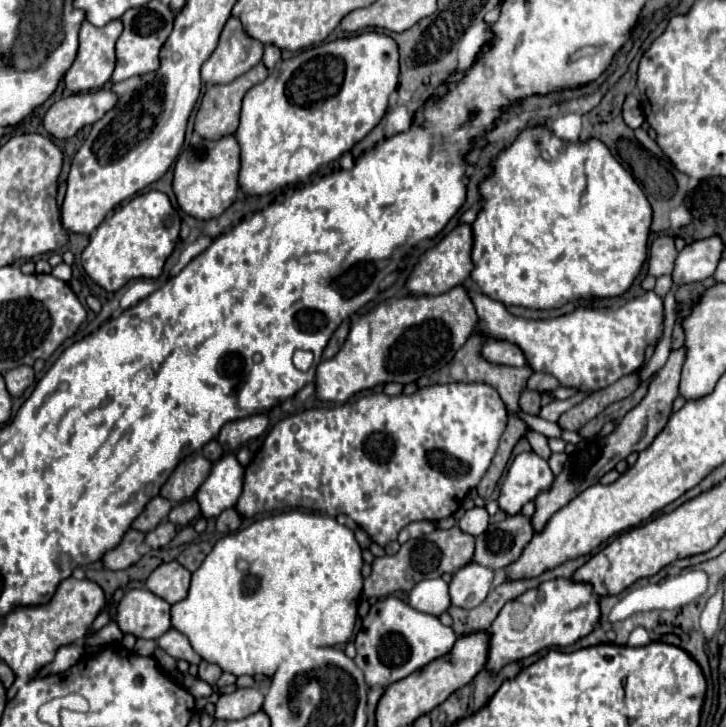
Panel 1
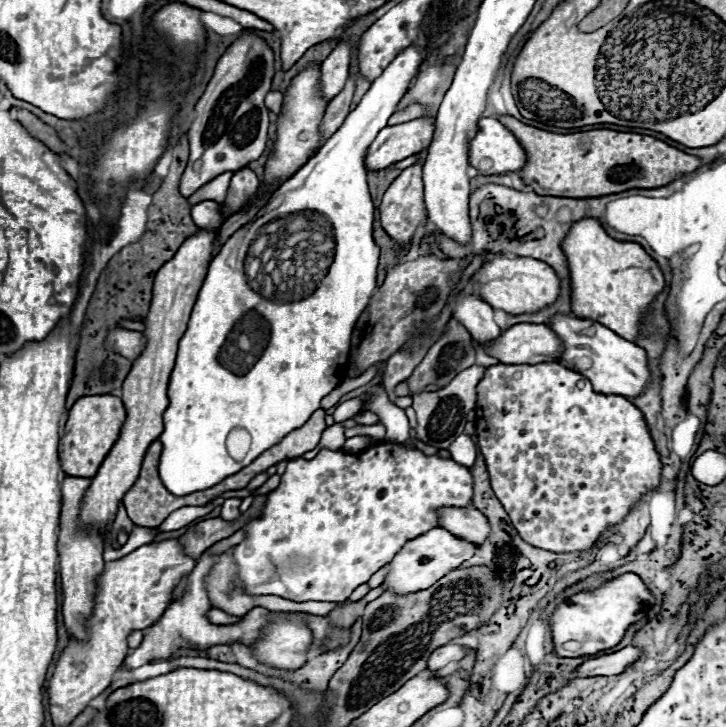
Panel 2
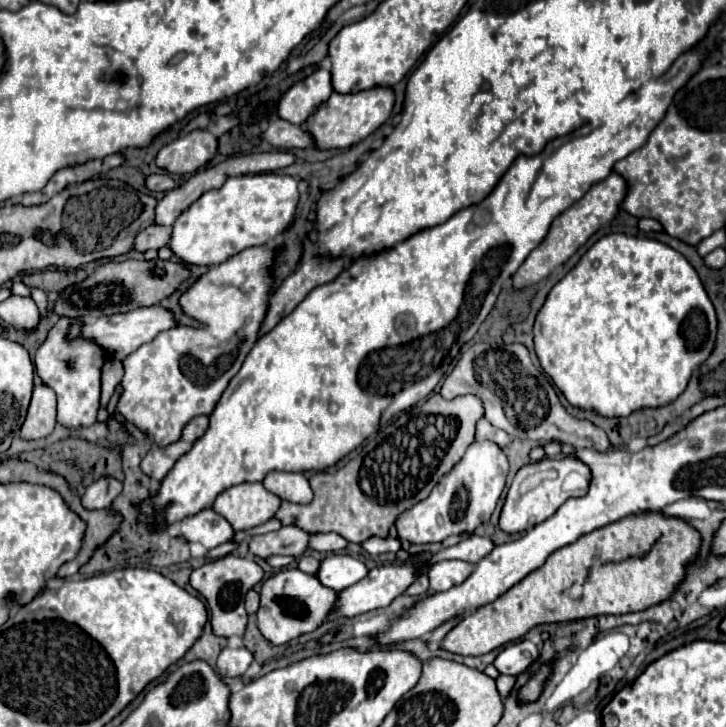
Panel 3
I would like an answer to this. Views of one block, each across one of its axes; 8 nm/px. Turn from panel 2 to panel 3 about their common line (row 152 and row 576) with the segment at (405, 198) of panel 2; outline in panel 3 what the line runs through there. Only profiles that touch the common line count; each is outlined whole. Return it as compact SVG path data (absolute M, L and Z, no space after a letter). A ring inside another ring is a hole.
M418 576L406 590L408 596L420 596L428 592L428 576Z

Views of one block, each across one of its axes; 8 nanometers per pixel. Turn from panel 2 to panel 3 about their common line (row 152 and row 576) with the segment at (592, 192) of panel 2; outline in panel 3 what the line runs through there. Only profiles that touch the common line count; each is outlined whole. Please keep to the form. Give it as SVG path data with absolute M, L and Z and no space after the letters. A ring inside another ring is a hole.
M642 512L616 520L556 550L552 556L548 556L542 568L532 572L532 576L520 580L520 584L512 586L494 602L484 604L478 610L466 614L460 620L460 624L454 626L450 634L444 638L444 650L462 656L480 656L498 646L522 638L530 628L538 624L570 622L602 614L628 614L656 606L666 598L670 598L676 592L676 588L682 584L688 566L694 564L700 554L700 544L702 544L700 532L694 526L690 526L680 518L664 516L662 512Z

